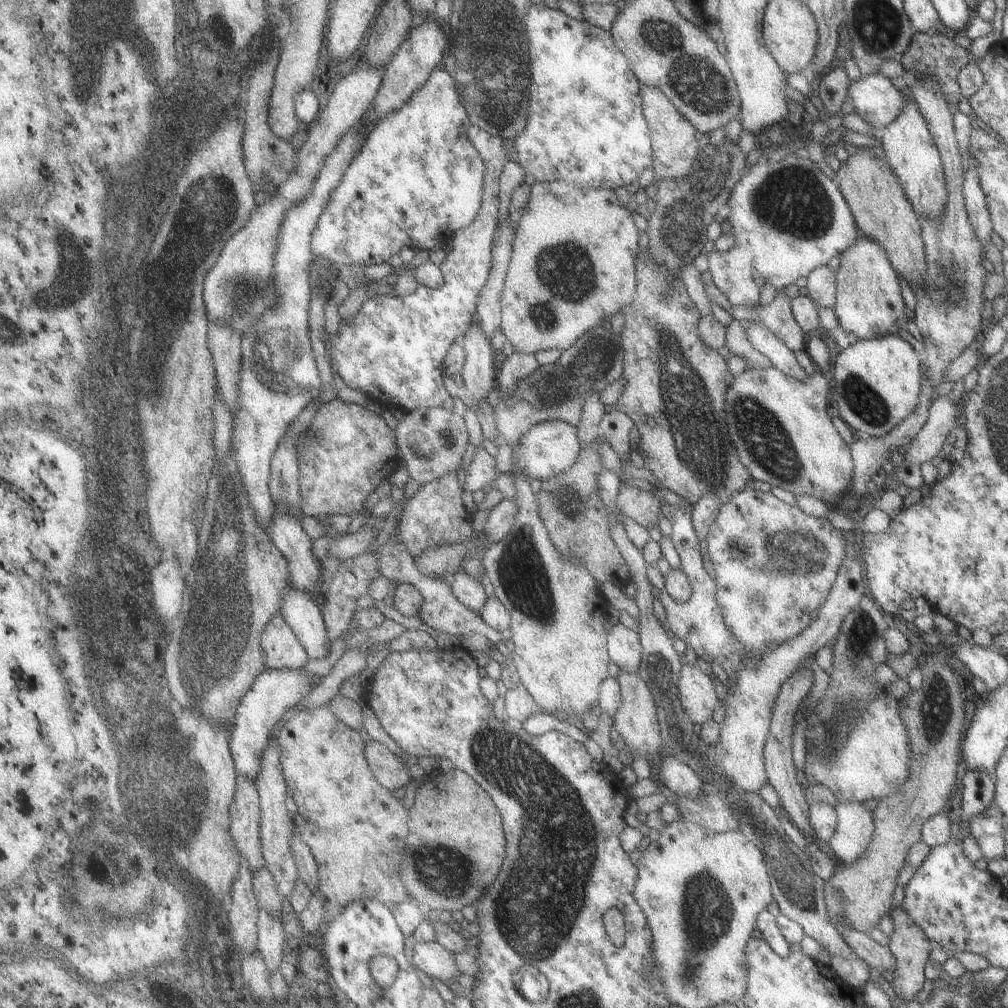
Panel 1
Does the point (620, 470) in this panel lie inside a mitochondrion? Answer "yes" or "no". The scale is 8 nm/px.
no

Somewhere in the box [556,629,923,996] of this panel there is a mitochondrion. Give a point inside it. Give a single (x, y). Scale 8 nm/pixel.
(709, 903)

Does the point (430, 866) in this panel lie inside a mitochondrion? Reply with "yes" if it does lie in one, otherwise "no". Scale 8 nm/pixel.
yes

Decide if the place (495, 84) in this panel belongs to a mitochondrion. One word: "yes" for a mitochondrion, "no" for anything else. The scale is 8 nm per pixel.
yes

